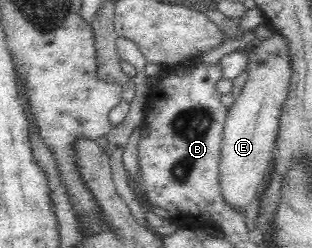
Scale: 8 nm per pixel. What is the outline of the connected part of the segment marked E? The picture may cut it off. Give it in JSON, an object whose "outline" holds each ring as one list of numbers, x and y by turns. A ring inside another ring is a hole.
{"outline":[[279,32,249,47,247,80,234,104,228,109,224,124,220,167,220,189,226,203,243,210,251,205,257,188,264,182,273,158,279,121,288,97,292,65,287,41]]}

